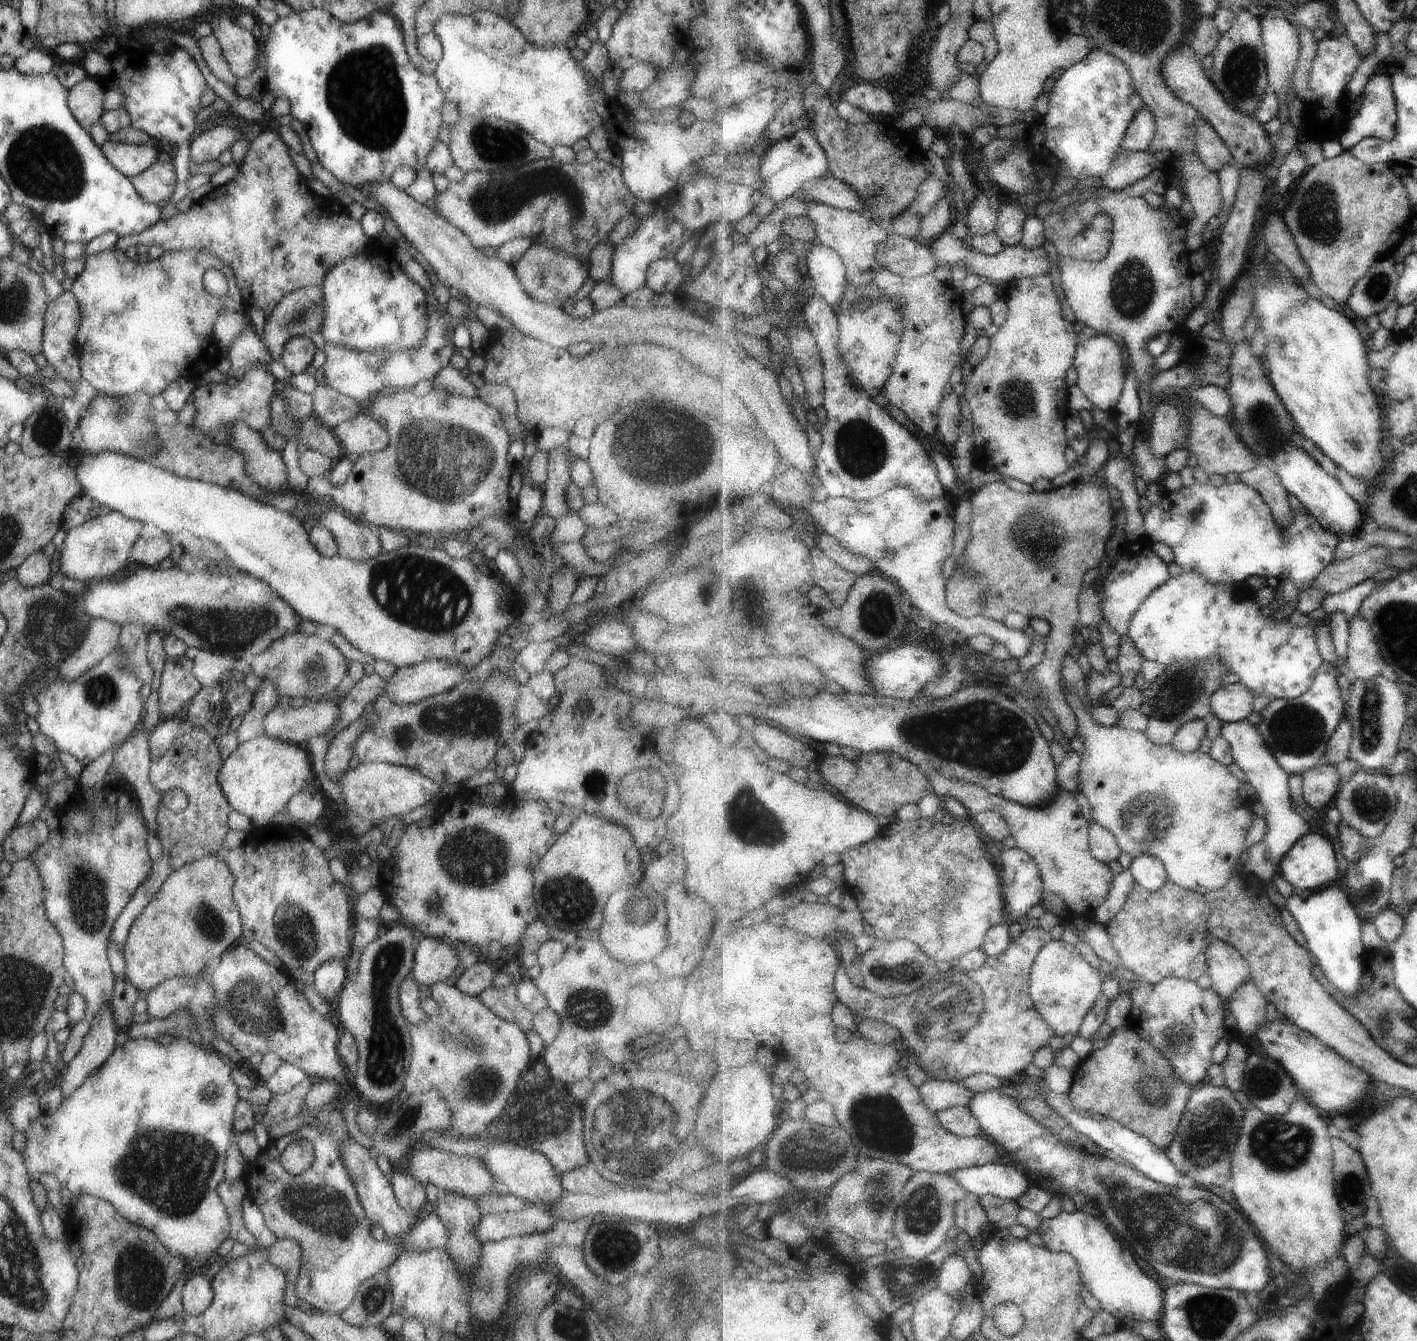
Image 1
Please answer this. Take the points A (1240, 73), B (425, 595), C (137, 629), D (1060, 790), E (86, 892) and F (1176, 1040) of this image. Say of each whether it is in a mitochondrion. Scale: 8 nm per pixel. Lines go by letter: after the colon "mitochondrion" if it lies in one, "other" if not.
A: mitochondrion
B: mitochondrion
C: other
D: other
E: mitochondrion
F: mitochondrion

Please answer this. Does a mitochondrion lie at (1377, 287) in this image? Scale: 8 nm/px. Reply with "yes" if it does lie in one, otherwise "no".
yes

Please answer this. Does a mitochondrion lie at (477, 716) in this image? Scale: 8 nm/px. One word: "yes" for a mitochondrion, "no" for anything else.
yes

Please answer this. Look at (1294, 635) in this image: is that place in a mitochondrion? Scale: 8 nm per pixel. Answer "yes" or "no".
no

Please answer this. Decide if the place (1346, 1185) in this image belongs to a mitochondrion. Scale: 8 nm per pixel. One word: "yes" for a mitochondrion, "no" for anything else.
yes

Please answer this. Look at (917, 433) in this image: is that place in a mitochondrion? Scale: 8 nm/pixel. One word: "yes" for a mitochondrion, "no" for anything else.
no

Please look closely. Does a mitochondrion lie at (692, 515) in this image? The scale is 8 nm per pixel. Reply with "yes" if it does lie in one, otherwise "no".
no

